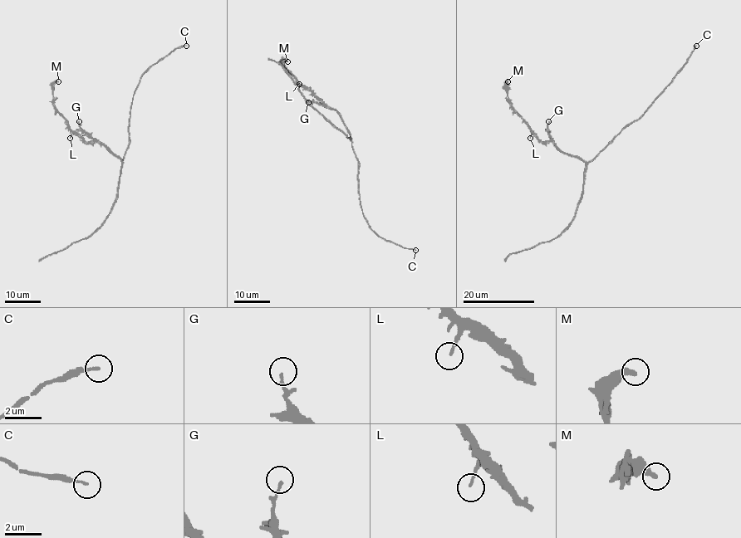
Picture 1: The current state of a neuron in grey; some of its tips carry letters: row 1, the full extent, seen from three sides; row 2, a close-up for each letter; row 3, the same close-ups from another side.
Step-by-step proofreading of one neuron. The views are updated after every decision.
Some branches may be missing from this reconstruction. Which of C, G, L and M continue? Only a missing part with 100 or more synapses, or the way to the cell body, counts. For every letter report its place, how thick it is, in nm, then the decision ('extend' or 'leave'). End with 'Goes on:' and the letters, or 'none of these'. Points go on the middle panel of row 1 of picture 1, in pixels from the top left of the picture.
C: (415, 250) | 150 nm | extend
G: (308, 102) | 120 nm | leave
L: (299, 84) | 130 nm | leave
M: (287, 61) | 340 nm | leave
Goes on: C

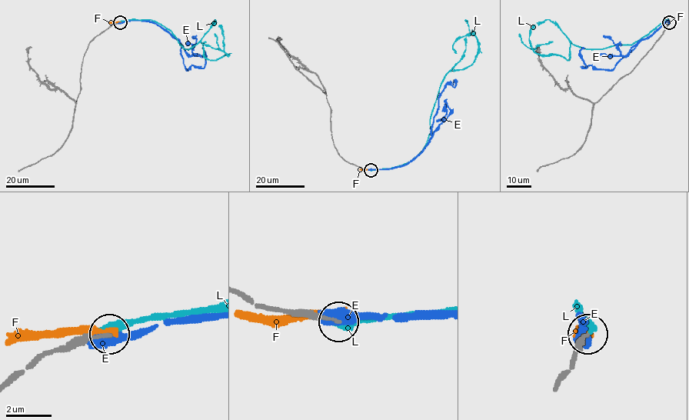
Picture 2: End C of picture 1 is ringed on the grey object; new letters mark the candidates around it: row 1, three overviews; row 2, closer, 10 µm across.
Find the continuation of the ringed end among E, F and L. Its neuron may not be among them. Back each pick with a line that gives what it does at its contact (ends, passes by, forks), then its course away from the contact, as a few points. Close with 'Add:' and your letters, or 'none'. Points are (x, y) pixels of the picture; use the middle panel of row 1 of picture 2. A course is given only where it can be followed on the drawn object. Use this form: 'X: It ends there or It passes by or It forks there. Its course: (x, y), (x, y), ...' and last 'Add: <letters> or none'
L: It ends there. Its course: (370, 170), (402, 165), (424, 147), (441, 83), (473, 62), (478, 40), (459, 38), (457, 53)
Add: L

